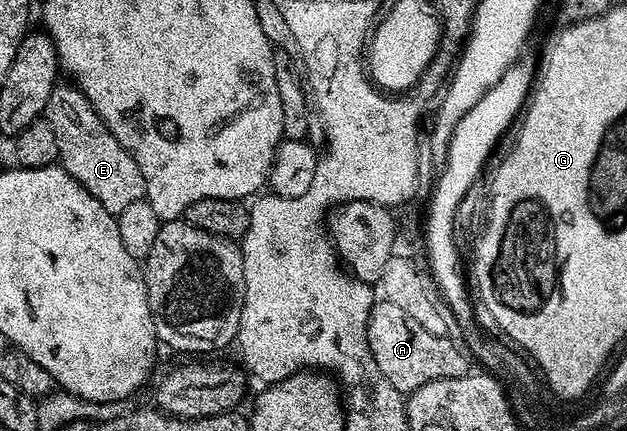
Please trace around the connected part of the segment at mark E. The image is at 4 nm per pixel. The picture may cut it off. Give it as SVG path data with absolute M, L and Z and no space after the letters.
M58 84L54 92L50 92L50 100L46 100L43 121L54 128L54 140L58 140L60 153L59 165L64 167L106 212L117 215L129 204L141 201L145 197L144 177L130 152L118 144L118 140L106 128L106 124L98 116L98 112L90 104L88 97L74 84Z

